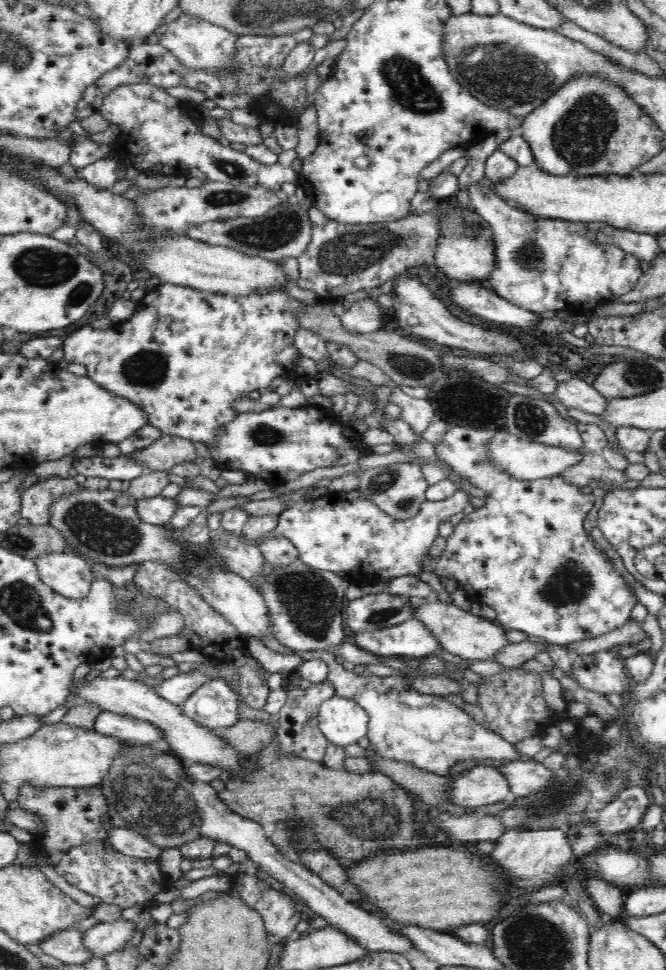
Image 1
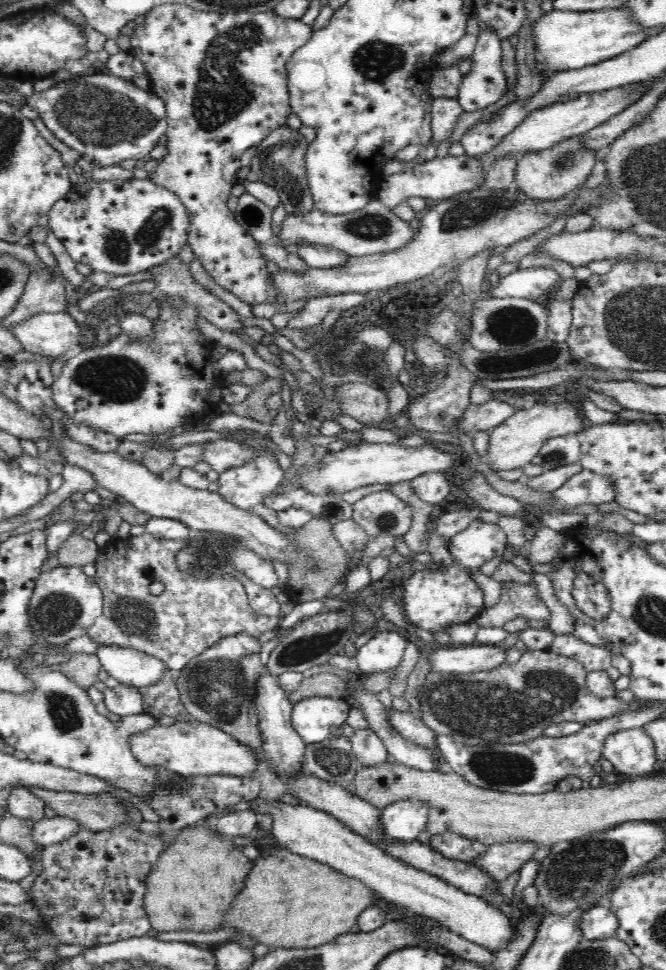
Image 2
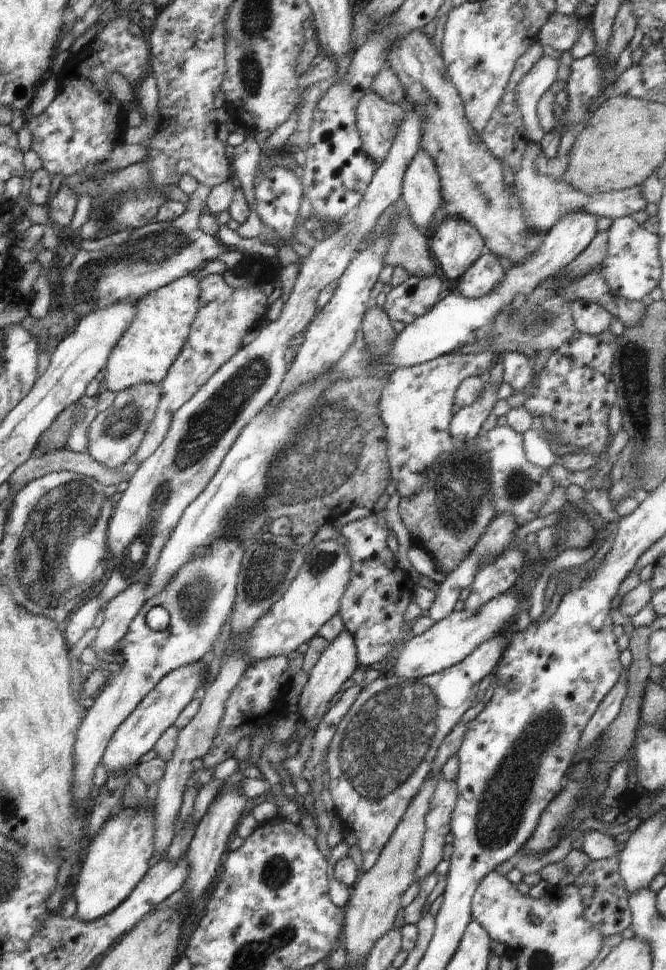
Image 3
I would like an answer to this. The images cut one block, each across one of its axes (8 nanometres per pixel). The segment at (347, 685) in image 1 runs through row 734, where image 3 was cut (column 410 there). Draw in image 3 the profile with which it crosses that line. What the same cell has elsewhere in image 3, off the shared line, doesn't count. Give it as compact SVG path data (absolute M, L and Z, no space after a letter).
M493 351L468 354L448 353L419 365L398 367L389 374L388 380L381 390L378 408L386 427L387 455L391 478L394 480L394 486L397 488L396 492L401 498L409 499L418 494L419 490L425 485L427 470L437 456L442 453L453 453L457 449L456 442L448 432L448 425L453 417L452 405L455 403L455 392L465 378L486 377L495 366L496 360L498 360L498 354Z

